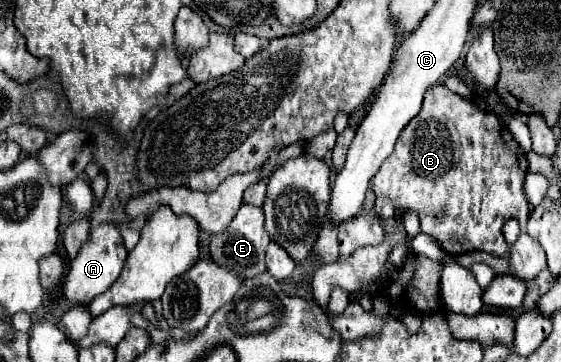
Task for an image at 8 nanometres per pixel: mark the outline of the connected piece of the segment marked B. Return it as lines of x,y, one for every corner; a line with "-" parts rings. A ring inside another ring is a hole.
437,84
427,90
419,118
407,124
407,130
403,130
403,134
399,136
391,158
387,158
387,162
383,162
383,166
375,174
373,188
375,194
387,196
397,208
415,210
421,220
421,232
433,236
437,244
451,256
481,250
497,258
509,258
509,274
523,282
531,282
541,270
545,270
545,252
525,232
529,218
529,202
523,190
525,176
527,158
521,152
519,144
511,138
505,122
489,110
479,110
471,100
465,100
459,94
451,92
445,84
-
441,210
445,210
445,218
437,220
435,214
-
511,218
515,218
521,226
519,238
513,244
513,254
503,238
503,224

